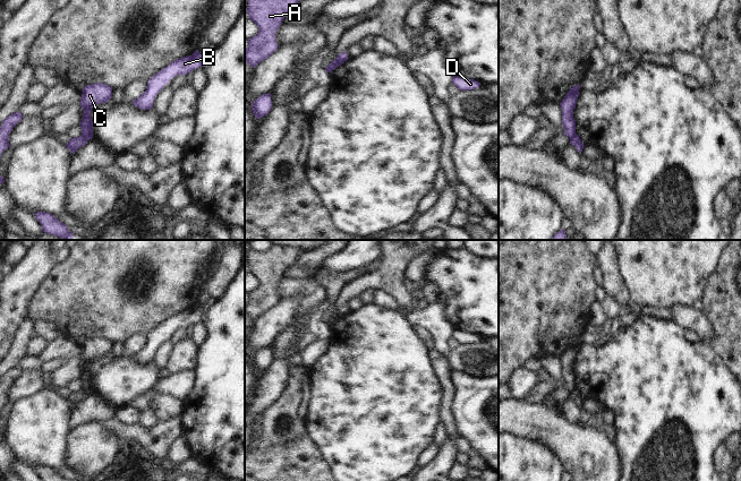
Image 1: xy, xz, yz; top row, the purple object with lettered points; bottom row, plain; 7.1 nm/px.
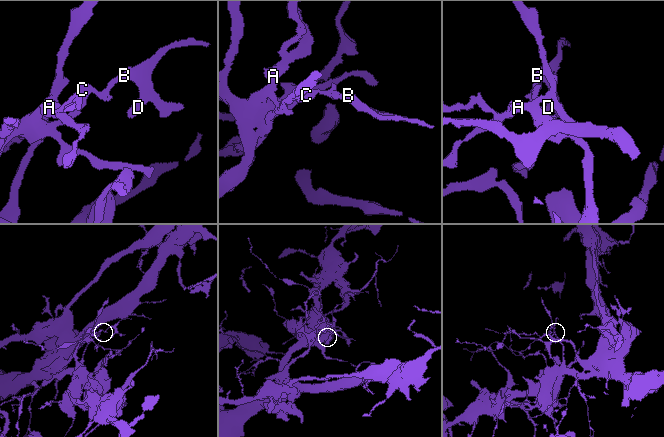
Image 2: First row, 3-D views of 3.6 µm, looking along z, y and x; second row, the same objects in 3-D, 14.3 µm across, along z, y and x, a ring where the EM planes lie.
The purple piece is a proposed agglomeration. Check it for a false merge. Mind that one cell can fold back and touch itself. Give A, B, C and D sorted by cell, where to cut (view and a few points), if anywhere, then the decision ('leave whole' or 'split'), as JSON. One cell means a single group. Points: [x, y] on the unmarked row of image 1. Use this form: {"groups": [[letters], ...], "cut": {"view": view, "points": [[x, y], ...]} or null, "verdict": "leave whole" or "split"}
{"groups": [["A"], ["B", "C", "D"]], "cut": {"view": "xy", "points": [[82, 387], [88, 393]]}, "verdict": "split"}

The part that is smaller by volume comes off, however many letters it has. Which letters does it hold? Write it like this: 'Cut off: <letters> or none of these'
Cut off: B, C, D

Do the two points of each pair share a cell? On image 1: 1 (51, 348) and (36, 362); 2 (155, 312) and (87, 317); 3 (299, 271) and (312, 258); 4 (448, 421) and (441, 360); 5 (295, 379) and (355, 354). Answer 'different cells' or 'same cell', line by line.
1: different cells
2: same cell
3: same cell
4: same cell
5: different cells

